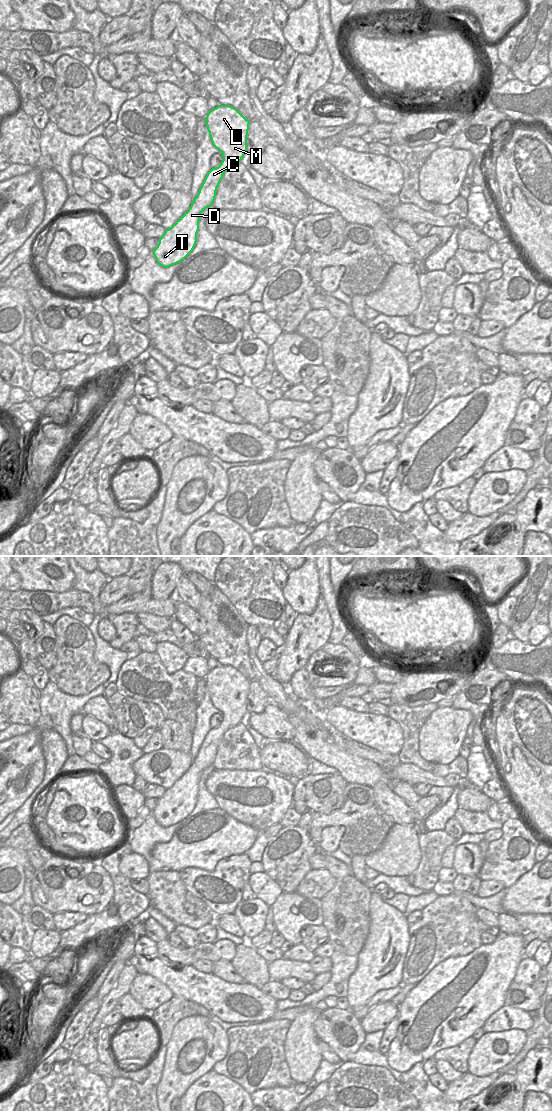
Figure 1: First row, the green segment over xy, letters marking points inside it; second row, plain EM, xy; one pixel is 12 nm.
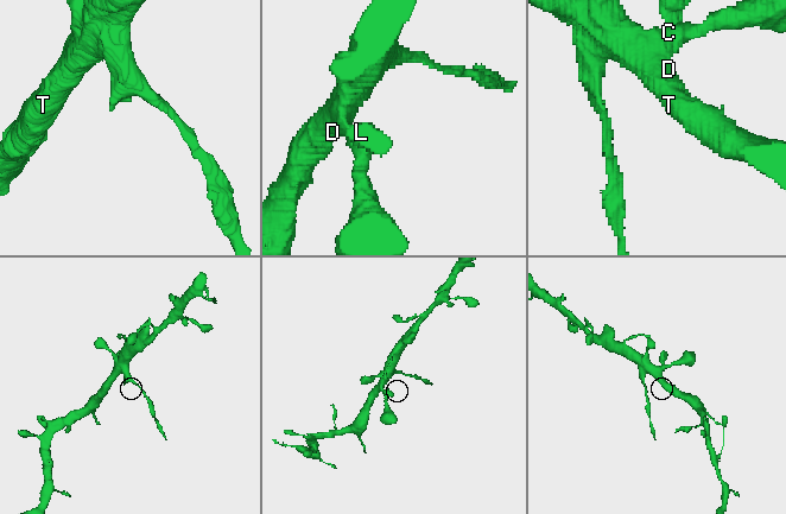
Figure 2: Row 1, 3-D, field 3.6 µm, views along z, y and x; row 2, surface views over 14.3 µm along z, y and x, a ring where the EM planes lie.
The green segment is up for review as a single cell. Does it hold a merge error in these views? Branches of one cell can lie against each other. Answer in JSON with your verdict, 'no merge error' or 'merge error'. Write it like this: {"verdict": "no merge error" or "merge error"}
{"verdict": "no merge error"}

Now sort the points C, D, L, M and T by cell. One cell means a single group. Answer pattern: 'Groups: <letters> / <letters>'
Groups: C D L M T.

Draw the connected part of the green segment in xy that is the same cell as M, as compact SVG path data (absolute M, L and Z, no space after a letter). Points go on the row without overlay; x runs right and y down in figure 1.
M218 665L205 677L212 705L222 713L221 724L206 735L187 772L166 789L152 811L157 823L168 828L183 821L194 809L201 773L213 765L225 732L240 723L247 713L250 681L230 665Z

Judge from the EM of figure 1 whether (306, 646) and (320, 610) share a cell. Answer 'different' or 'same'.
same

